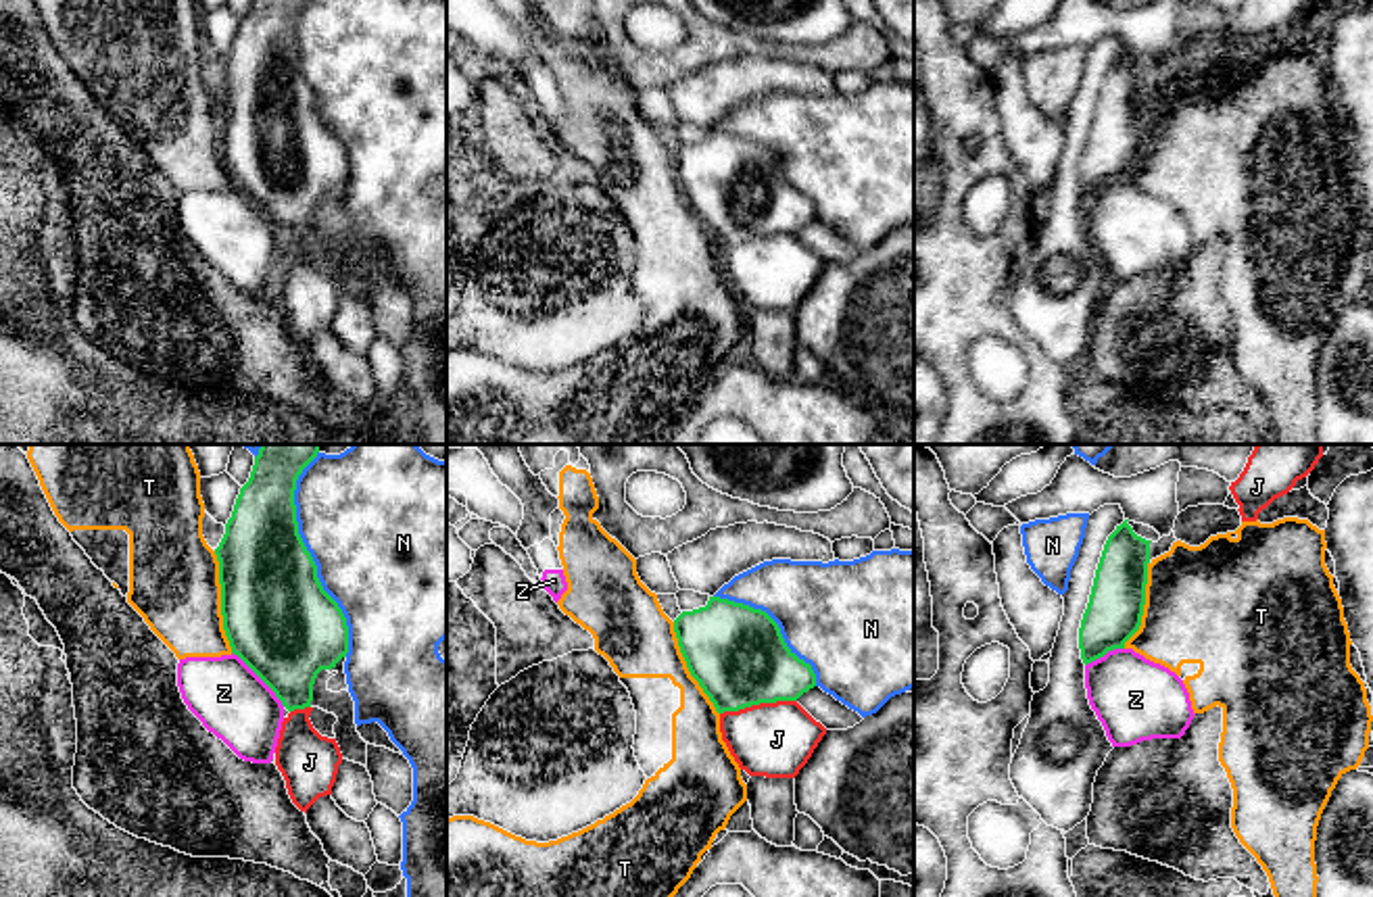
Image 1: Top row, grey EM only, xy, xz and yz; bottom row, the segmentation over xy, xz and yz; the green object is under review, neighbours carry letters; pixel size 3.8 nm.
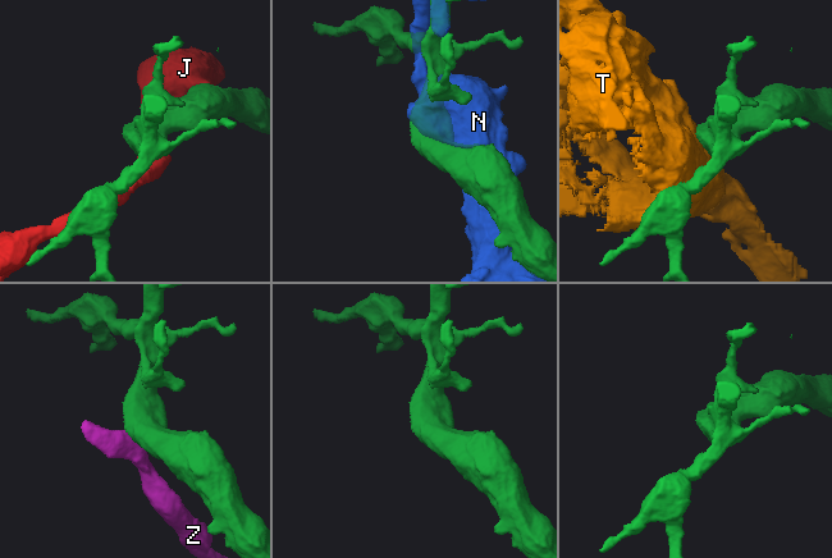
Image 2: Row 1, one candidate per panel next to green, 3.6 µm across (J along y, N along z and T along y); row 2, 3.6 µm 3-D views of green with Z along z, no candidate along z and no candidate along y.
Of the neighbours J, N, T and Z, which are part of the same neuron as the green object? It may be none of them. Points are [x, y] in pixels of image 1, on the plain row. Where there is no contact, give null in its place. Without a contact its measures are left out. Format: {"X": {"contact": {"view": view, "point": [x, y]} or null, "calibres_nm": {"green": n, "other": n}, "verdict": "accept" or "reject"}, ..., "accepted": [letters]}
{"J": {"contact": {"view": "xz", "point": [758, 236]}, "calibres_nm": {"green": 380, "other": 280}, "verdict": "reject"}, "N": {"contact": {"view": "xy", "point": [314, 94]}, "calibres_nm": {"green": 420, "other": 500}, "verdict": "reject"}, "T": {"contact": {"view": "xy", "point": [222, 134]}, "calibres_nm": {"green": 420, "other": 360}, "verdict": "reject"}, "Z": {"contact": {"view": "xy", "point": [259, 209]}, "calibres_nm": {"green": 420, "other": 280}, "verdict": "reject"}, "accepted": []}

